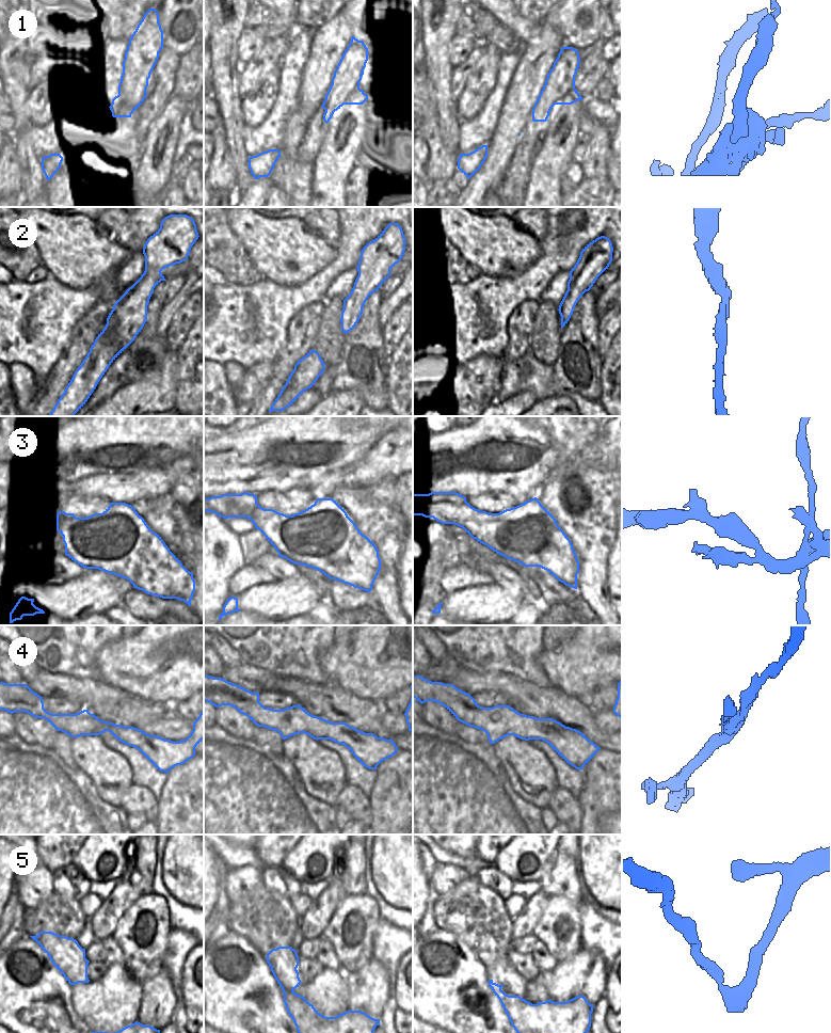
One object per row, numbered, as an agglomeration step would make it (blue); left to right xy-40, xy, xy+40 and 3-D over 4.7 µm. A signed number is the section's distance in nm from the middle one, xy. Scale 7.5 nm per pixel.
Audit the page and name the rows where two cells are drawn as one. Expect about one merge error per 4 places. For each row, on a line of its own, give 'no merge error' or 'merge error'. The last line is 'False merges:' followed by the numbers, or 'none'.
1: merge error
2: no merge error
3: merge error
4: no merge error
5: merge error
False merges: 1, 3, 5

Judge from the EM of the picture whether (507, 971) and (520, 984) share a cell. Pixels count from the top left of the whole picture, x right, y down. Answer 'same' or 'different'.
same

